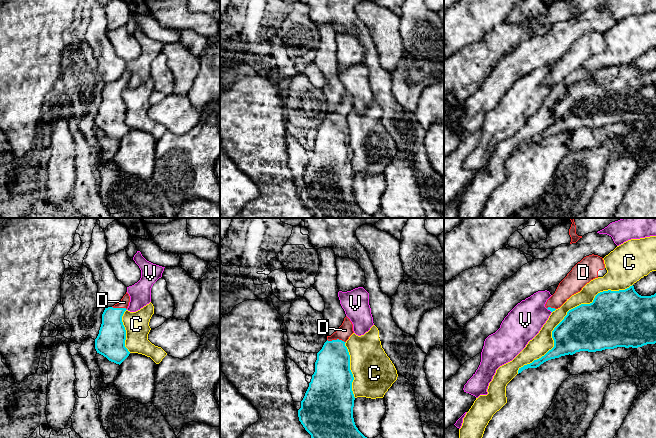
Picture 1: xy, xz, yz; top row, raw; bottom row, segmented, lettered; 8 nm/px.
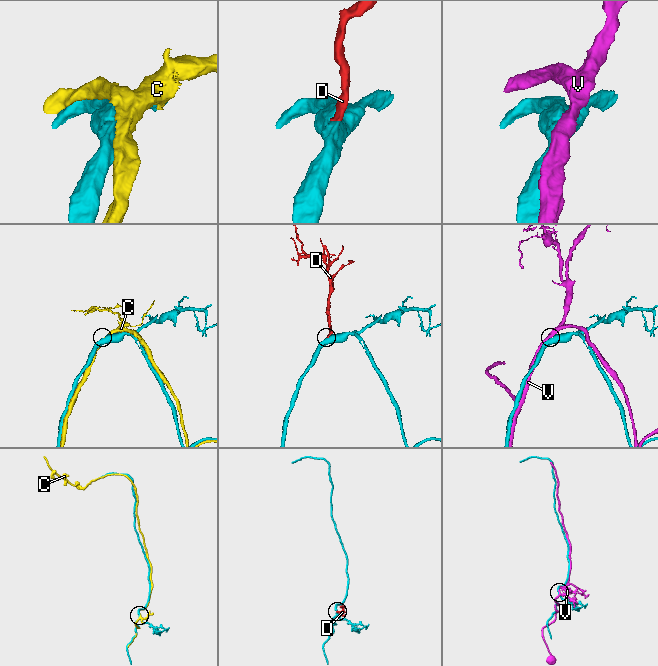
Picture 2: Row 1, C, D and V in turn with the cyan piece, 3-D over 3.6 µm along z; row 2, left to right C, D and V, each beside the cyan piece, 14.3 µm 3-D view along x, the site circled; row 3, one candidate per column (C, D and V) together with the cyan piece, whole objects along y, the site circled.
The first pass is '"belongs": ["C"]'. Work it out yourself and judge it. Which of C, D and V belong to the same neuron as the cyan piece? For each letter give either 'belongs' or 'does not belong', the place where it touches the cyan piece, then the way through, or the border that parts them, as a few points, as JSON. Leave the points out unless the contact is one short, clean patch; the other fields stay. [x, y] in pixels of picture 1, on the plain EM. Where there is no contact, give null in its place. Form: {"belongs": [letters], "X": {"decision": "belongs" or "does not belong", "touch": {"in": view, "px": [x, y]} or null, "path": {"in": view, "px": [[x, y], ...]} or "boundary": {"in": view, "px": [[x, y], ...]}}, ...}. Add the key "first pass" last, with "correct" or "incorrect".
{"belongs": ["D"], "C": {"decision": "does not belong", "touch": {"in": "yz", "px": [566, 91]}}, "D": {"decision": "belongs", "touch": {"in": "xz", "px": [337, 115]}}, "V": {"decision": "does not belong", "touch": {"in": "yz", "px": [549, 85]}}, "first pass": "incorrect"}

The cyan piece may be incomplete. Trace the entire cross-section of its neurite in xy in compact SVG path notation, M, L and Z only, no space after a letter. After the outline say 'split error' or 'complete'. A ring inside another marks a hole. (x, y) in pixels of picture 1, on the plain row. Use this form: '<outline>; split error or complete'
M126 68L119 79L105 84L99 110L95 115L97 129L119 141L130 130L125 123L126 106L122 98L122 92L127 86L129 78L130 72Z; split error

